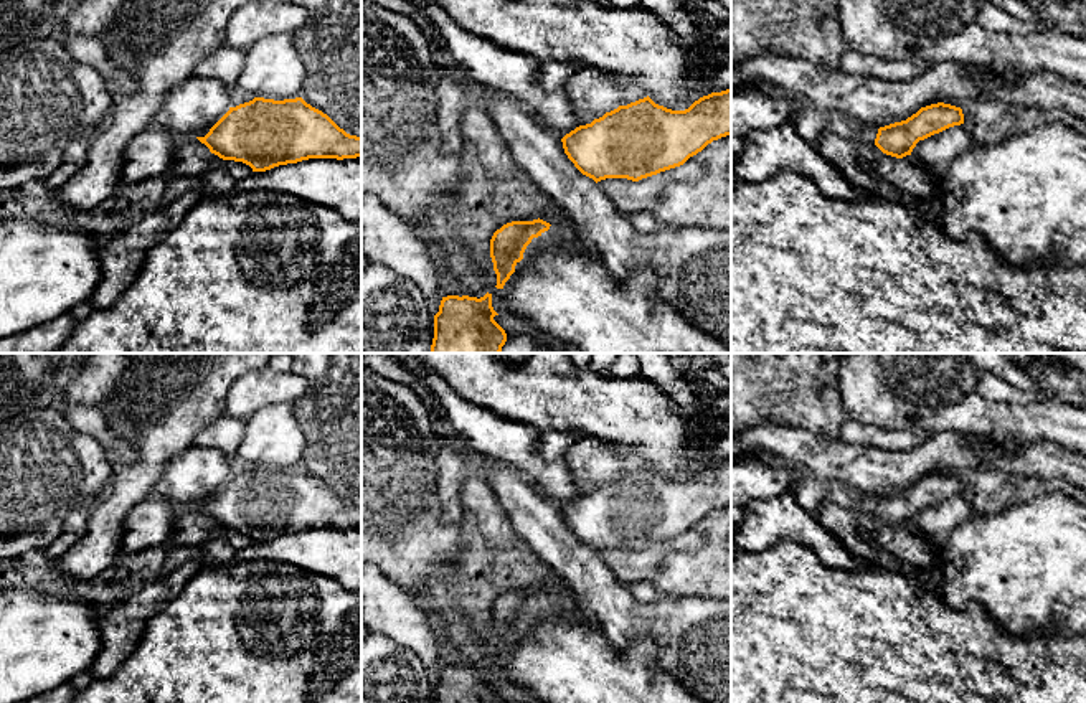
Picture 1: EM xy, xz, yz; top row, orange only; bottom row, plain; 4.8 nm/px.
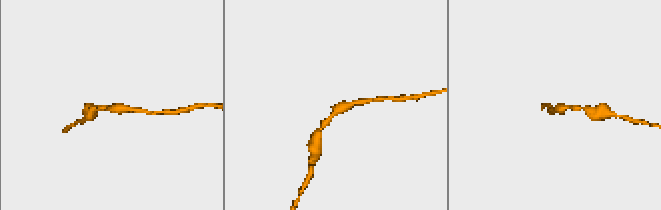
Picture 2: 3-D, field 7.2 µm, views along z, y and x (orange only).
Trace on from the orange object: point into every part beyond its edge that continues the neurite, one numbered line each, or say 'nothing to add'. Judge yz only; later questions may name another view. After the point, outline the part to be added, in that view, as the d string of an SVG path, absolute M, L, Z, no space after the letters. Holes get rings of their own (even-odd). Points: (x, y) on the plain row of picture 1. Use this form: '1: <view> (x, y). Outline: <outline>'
nothing to add

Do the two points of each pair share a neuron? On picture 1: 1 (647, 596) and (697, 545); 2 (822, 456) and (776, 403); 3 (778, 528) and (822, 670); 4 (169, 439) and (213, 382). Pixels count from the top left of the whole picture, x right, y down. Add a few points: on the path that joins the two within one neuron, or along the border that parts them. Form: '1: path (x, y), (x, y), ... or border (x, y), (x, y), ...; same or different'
1: border (627, 585), (649, 581), (667, 596); different
2: border (756, 426), (801, 426), (832, 439); different
3: border (748, 552), (794, 540), (817, 555); different
4: path (170, 424), (198, 396); same

